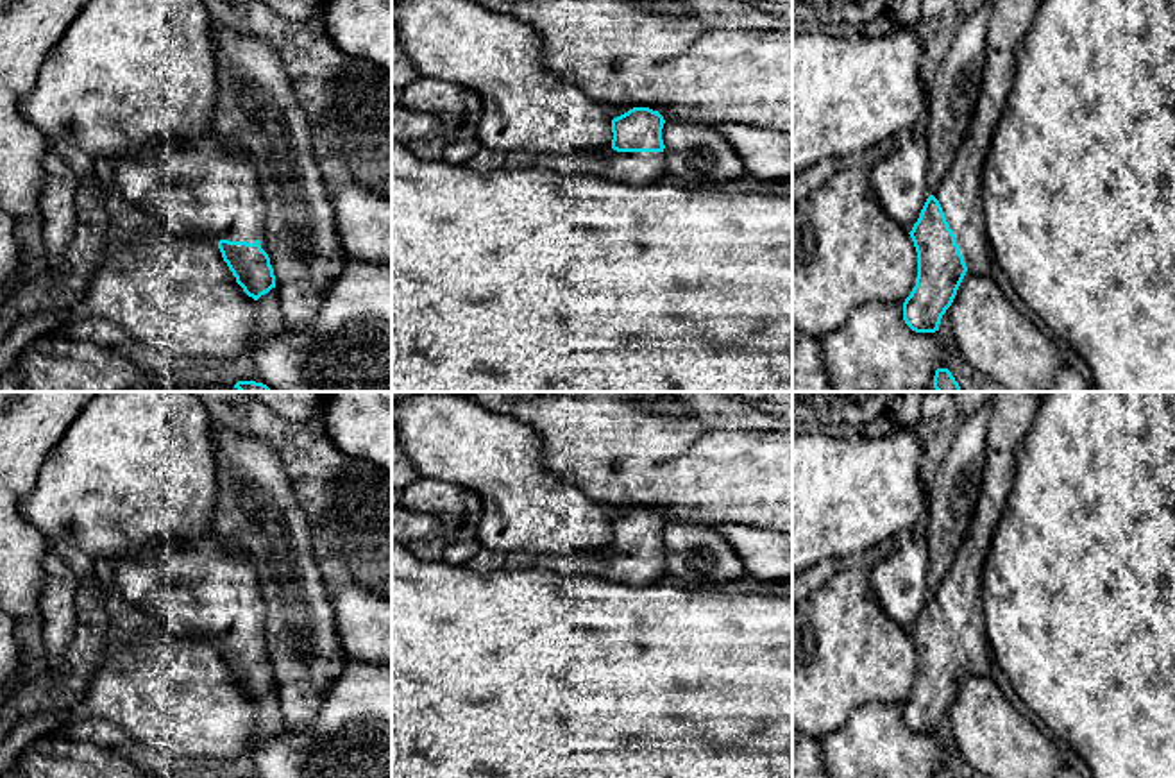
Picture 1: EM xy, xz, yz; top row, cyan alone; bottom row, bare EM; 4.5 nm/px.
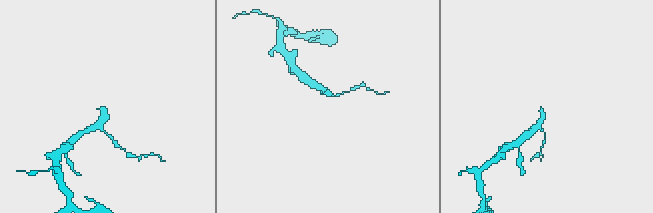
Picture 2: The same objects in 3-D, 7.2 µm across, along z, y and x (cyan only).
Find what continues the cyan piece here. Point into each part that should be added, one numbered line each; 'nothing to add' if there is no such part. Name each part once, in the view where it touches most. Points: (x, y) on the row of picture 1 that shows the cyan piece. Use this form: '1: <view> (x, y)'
1: yz (959, 194)

